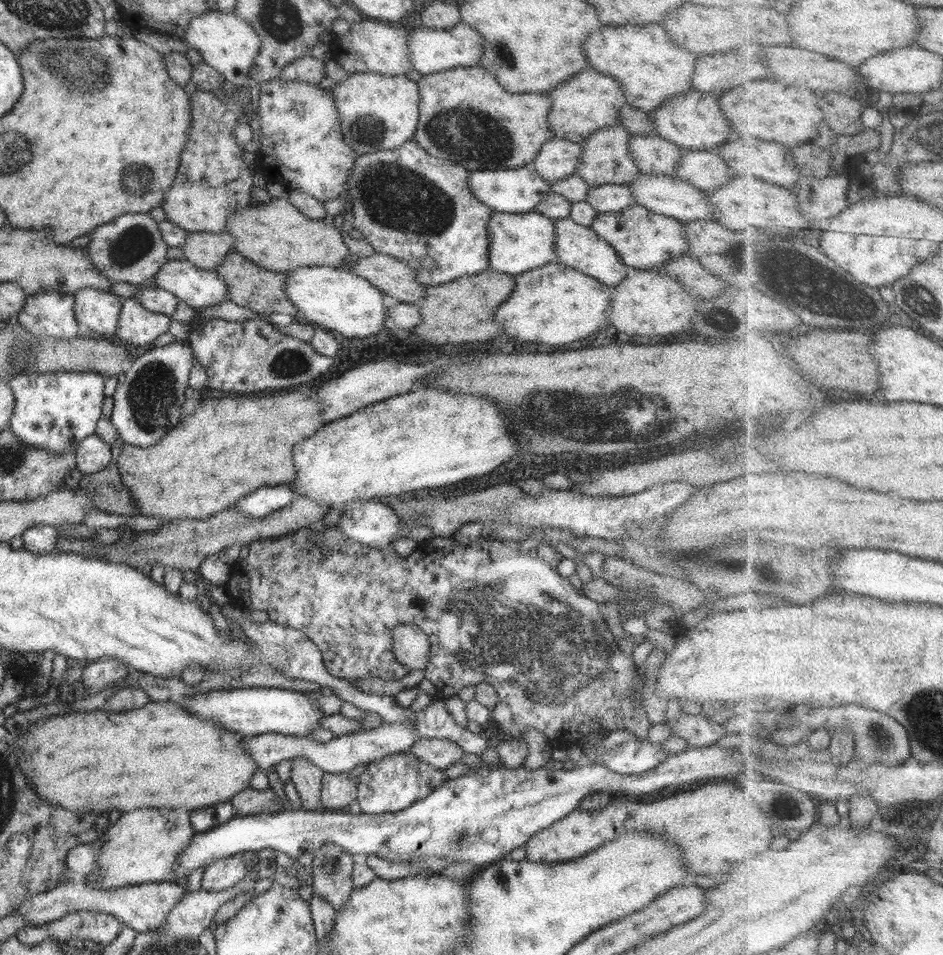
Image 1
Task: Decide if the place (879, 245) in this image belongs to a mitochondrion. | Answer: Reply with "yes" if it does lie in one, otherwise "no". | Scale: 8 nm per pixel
no

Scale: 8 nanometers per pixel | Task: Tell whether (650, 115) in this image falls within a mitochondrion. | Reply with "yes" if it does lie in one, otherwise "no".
no

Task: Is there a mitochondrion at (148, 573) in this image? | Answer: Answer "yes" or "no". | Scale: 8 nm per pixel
no

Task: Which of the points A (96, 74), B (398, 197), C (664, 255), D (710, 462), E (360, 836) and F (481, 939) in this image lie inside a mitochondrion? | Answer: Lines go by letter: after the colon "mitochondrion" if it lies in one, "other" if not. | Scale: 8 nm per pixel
A: mitochondrion
B: mitochondrion
C: other
D: other
E: other
F: other

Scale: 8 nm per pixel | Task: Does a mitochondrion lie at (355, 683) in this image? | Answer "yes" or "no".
no

